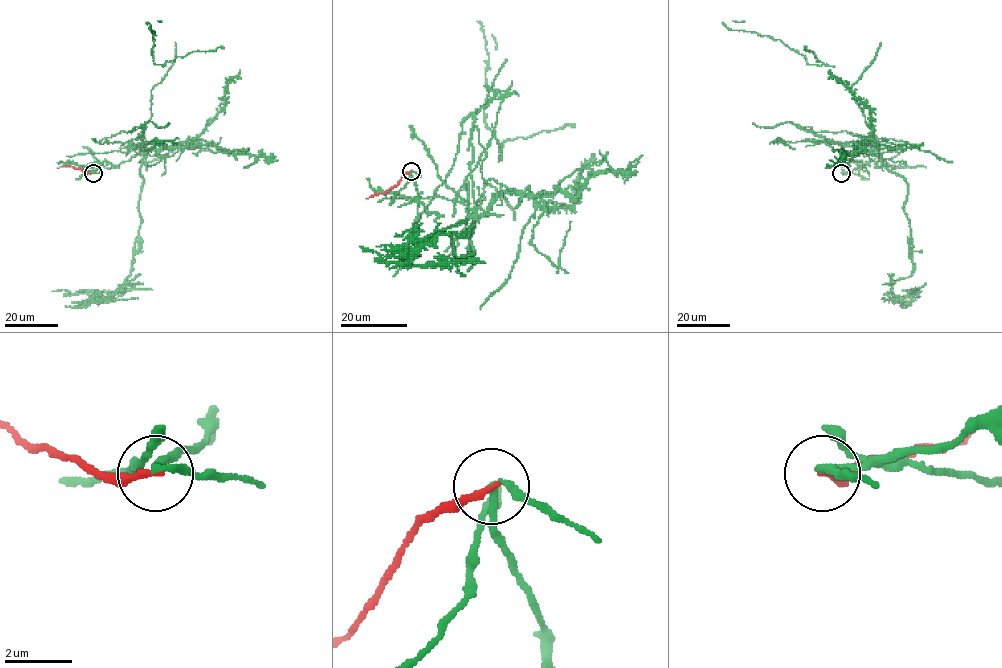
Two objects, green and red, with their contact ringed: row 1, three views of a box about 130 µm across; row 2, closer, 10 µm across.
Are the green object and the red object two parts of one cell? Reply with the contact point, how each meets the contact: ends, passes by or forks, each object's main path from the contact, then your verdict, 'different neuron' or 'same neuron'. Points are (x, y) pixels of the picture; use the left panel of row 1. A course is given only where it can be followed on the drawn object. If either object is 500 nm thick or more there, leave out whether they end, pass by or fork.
at (93, 173); green passes by; red ends there; green runs (92, 173), (98, 161), (91, 167), (114, 167), (143, 156), (131, 273), (114, 292), (88, 294), (151, 288); red runs (92, 173), (71, 166), (57, 167); different neuron

